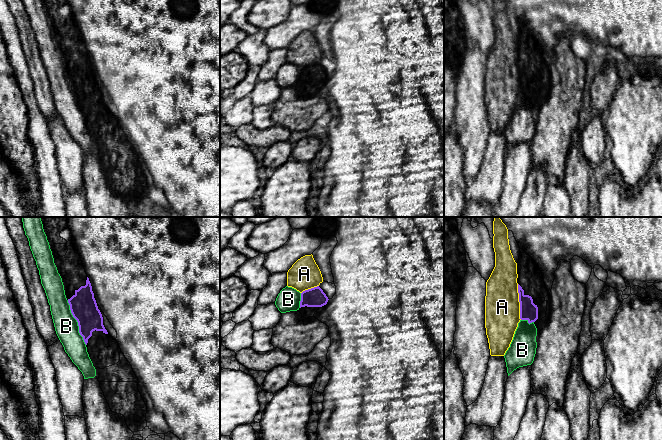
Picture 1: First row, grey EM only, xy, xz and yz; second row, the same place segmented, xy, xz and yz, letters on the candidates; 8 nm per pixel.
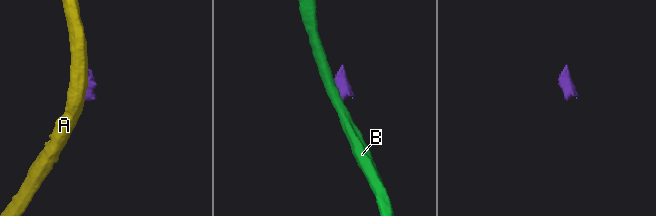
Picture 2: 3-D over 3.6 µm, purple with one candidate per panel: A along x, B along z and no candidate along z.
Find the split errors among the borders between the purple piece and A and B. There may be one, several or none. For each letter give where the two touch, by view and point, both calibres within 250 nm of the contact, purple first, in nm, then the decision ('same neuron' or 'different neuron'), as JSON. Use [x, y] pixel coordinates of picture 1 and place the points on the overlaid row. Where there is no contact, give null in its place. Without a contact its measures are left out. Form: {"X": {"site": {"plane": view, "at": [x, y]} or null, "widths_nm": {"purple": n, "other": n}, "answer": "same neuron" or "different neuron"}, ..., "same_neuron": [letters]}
{"A": {"site": {"plane": "yz", "at": [519, 301]}, "widths_nm": {"purple": 140, "other": 280}, "answer": "different neuron"}, "B": {"site": {"plane": "xy", "at": [77, 321]}, "widths_nm": {"purple": 220, "other": 190}, "answer": "different neuron"}, "same_neuron": []}

